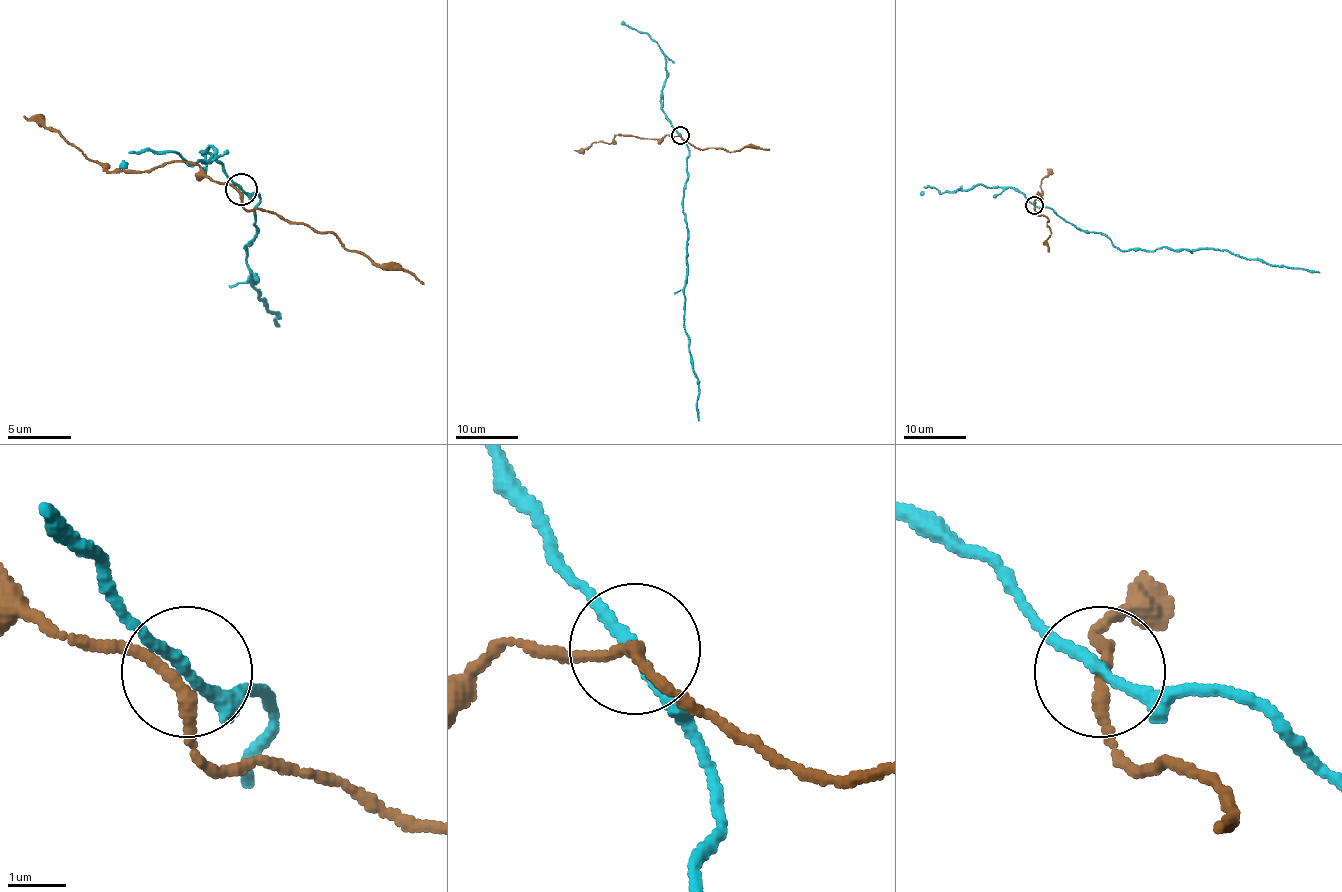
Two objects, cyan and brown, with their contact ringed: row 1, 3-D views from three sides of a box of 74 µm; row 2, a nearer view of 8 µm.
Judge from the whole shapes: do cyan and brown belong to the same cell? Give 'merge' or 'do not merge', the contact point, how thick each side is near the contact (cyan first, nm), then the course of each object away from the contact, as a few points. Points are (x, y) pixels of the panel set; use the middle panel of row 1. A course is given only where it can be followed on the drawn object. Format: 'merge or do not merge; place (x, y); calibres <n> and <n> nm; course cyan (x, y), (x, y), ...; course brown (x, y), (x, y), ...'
do not merge; place (680, 135); calibres 190 and 200 nm; course cyan (680, 136), (689, 154), (683, 204), (687, 257), (684, 329), (689, 336), (690, 364), (698, 385), (698, 421); course brown (680, 136), (667, 134), (663, 139), (641, 139), (618, 134), (610, 143), (594, 142), (590, 146), (574, 150)

